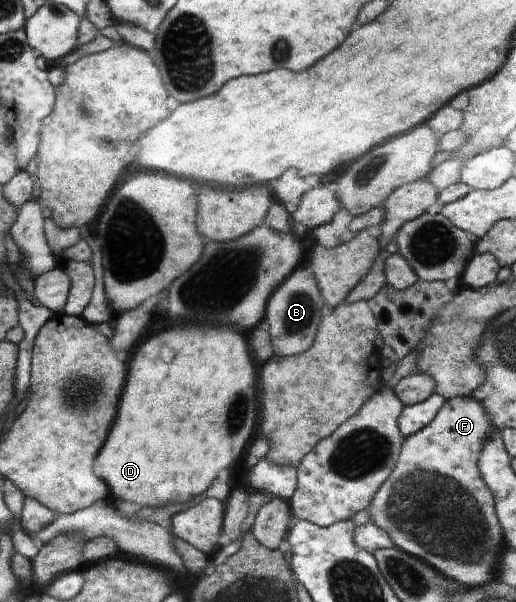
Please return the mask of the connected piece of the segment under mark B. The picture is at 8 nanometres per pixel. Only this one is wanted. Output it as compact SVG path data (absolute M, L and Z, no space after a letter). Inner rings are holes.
M305 263L287 277L282 288L271 297L267 308L268 333L274 345L274 357L298 356L311 349L317 339L319 323L323 319L321 311L324 306L325 301L321 297L317 279L311 273L310 265Z

